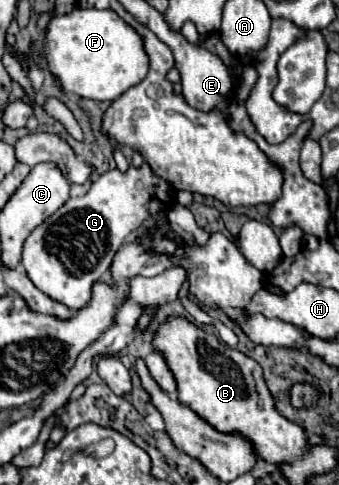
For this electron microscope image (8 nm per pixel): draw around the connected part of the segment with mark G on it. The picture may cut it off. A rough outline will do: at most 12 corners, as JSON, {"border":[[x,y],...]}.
{"border":[[105,171],[23,245],[37,289],[81,309],[129,235],[177,191]]}

